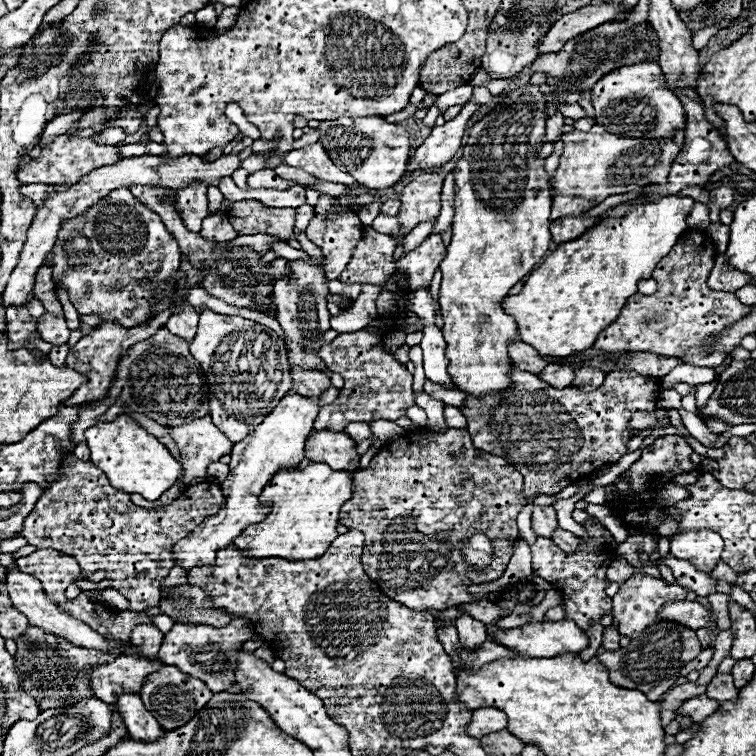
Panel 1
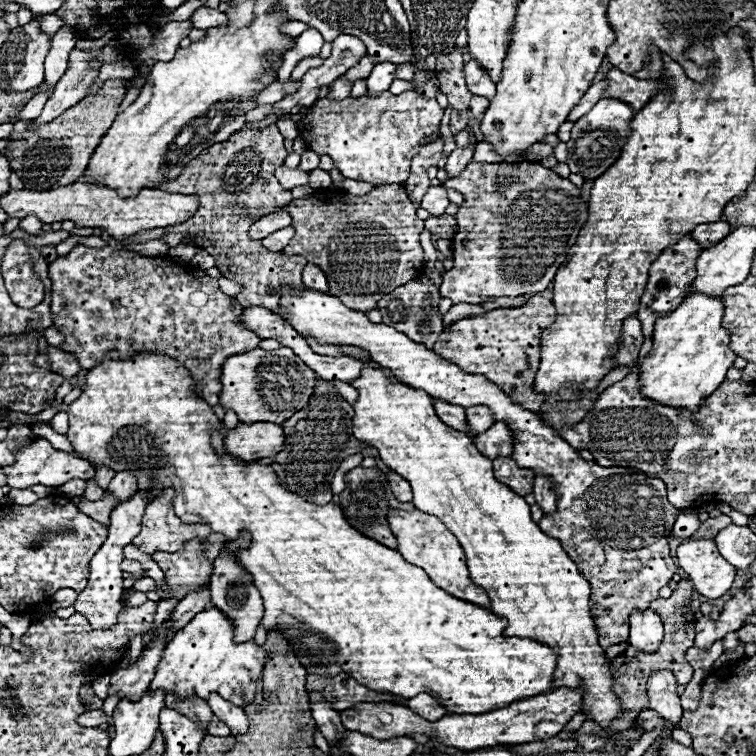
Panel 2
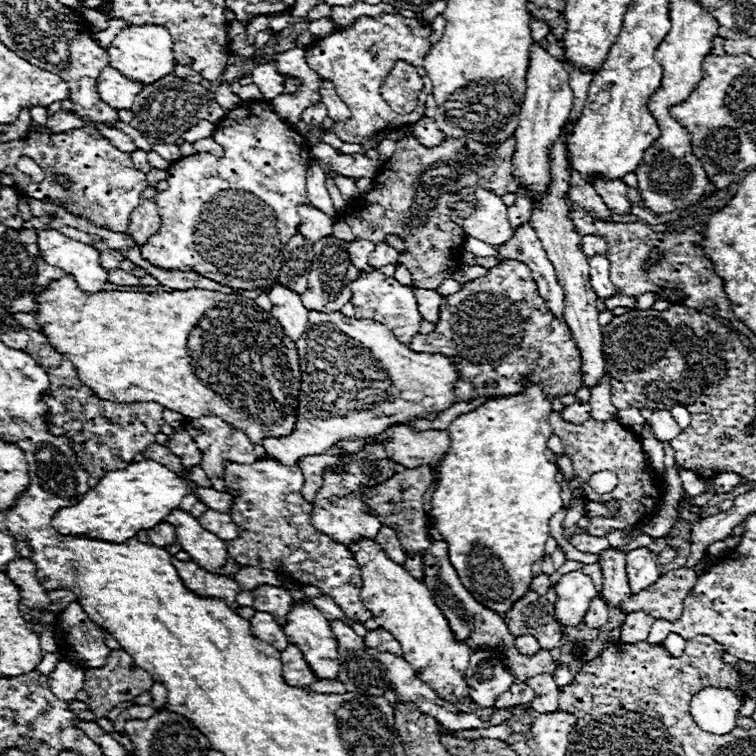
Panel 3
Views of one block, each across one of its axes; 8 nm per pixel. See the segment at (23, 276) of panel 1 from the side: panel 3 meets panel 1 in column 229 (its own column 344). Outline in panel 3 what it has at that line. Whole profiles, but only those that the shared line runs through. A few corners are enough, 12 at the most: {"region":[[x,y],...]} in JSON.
{"region":[[326,144],[312,154],[334,172],[354,180],[374,178],[382,162],[338,154]]}

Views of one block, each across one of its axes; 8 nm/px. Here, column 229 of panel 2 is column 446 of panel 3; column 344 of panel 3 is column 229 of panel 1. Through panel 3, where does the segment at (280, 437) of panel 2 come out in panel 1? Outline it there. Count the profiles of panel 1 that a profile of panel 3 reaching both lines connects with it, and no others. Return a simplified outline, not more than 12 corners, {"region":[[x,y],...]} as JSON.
{"region":[[210,416],[170,428],[184,486],[232,450]]}

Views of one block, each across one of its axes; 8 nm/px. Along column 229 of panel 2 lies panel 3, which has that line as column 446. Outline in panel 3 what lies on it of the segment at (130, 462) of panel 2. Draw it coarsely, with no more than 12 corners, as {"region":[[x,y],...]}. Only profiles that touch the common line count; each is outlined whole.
{"region":[[540,384],[458,416],[432,516],[508,612],[562,508]]}

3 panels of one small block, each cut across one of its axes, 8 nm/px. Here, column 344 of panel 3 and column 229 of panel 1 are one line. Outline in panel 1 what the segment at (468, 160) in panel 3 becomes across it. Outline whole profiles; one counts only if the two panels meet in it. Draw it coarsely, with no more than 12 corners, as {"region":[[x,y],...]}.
{"region":[[234,202],[228,222],[238,234],[266,232],[288,240],[296,208]]}

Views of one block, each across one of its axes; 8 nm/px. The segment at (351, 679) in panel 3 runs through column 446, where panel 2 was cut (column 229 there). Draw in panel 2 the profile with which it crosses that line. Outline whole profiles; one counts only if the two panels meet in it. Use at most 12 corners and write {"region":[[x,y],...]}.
{"region":[[218,694],[208,700],[212,712],[232,730],[248,730],[242,708],[222,700]]}

